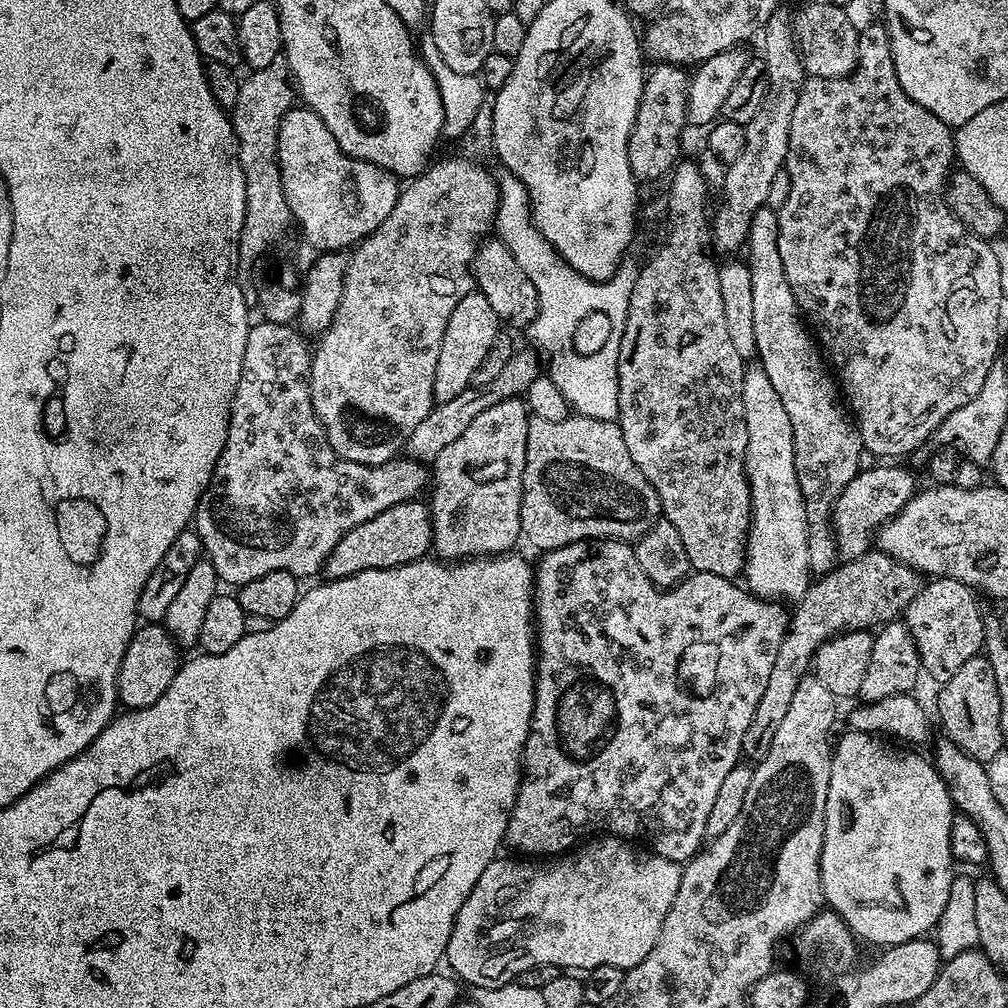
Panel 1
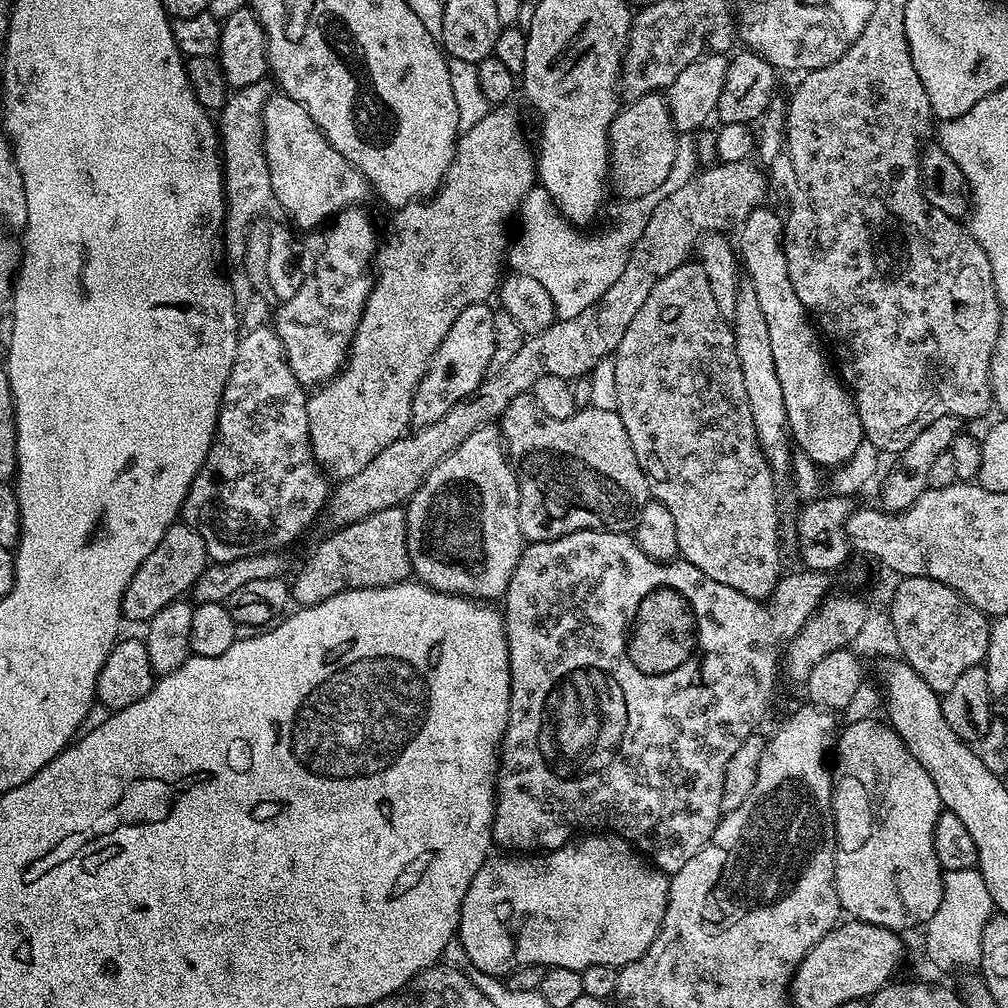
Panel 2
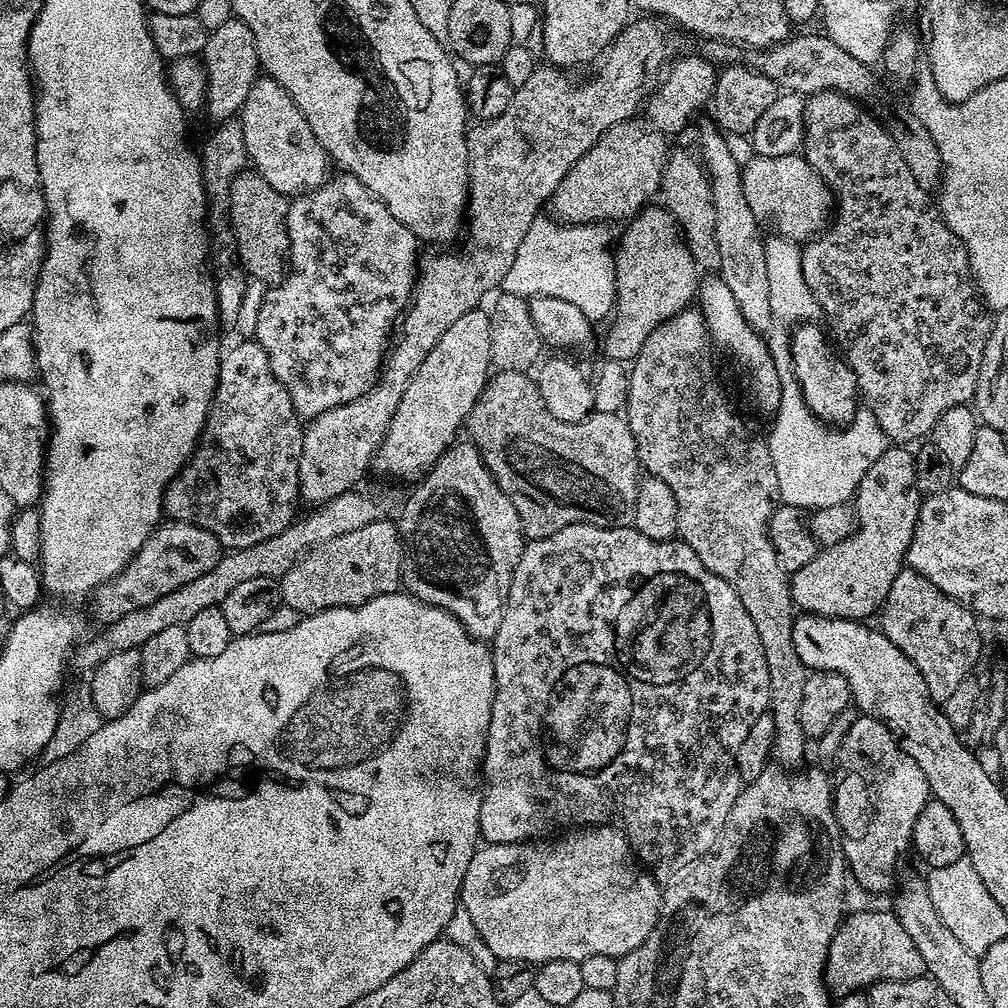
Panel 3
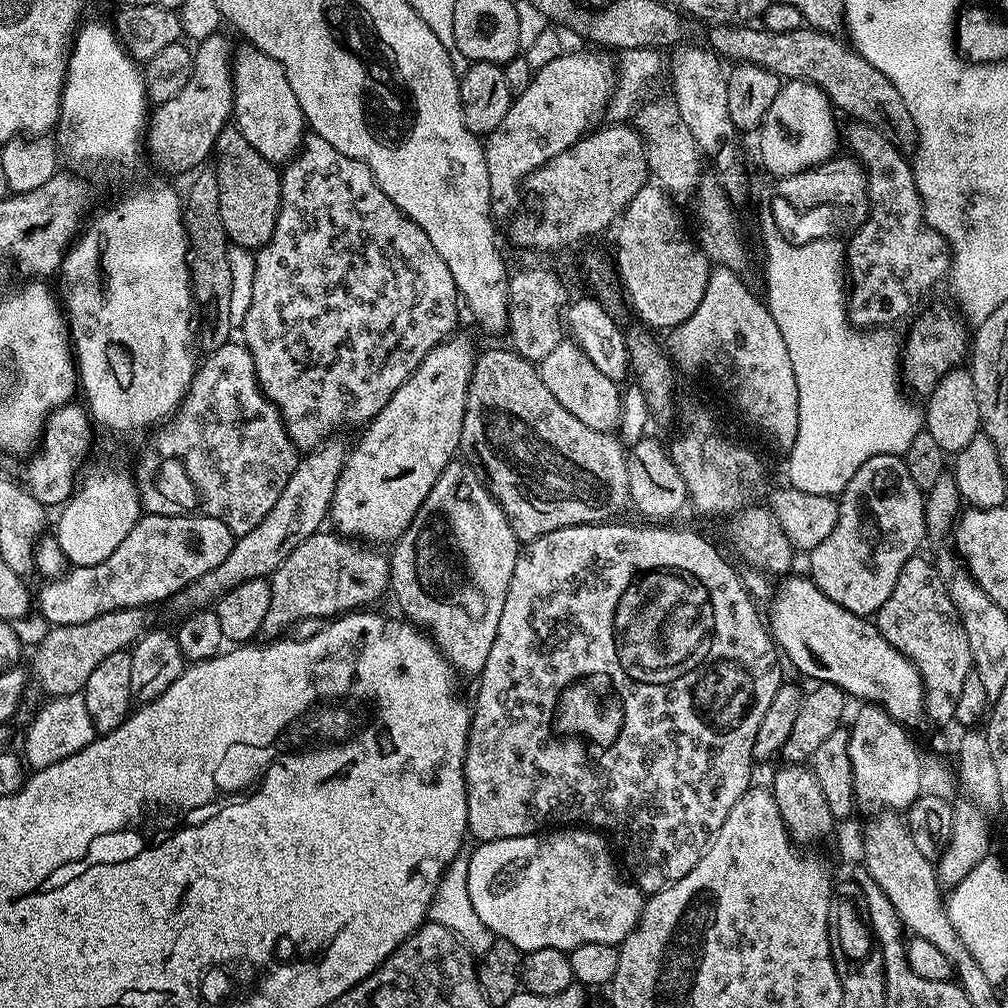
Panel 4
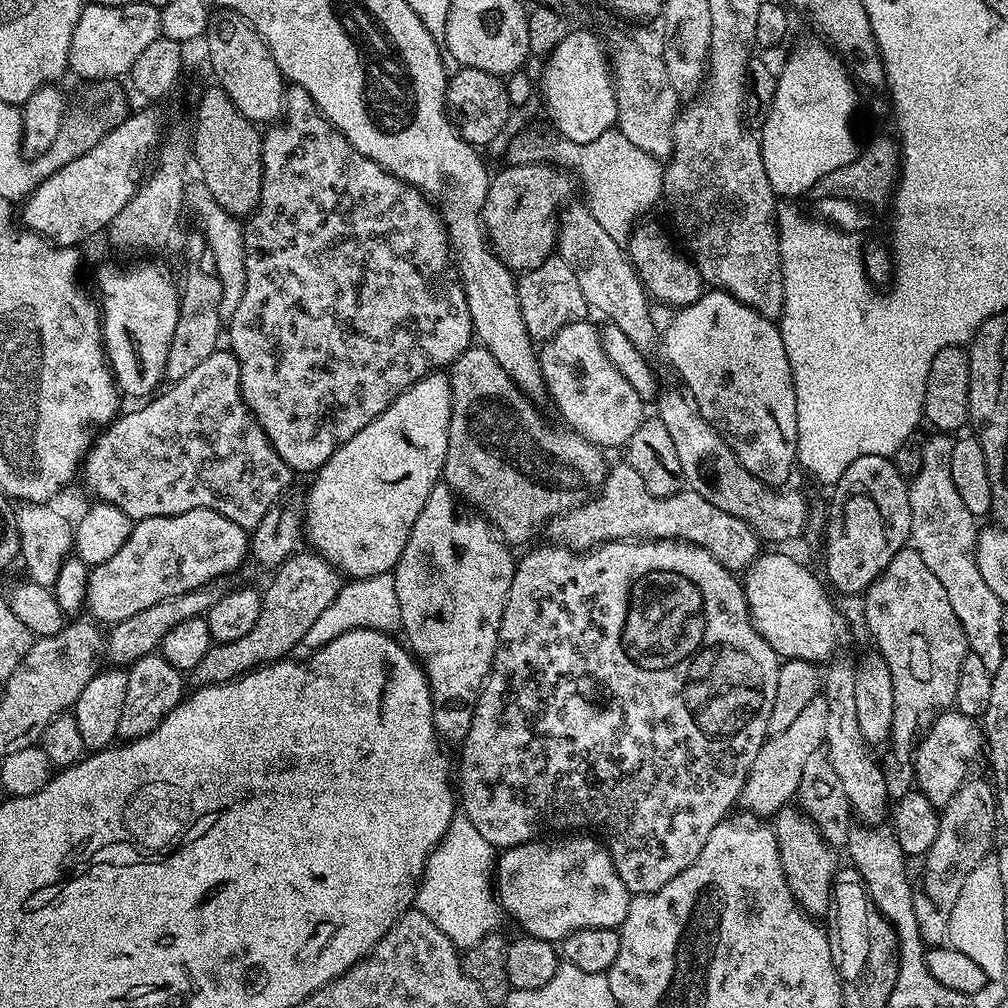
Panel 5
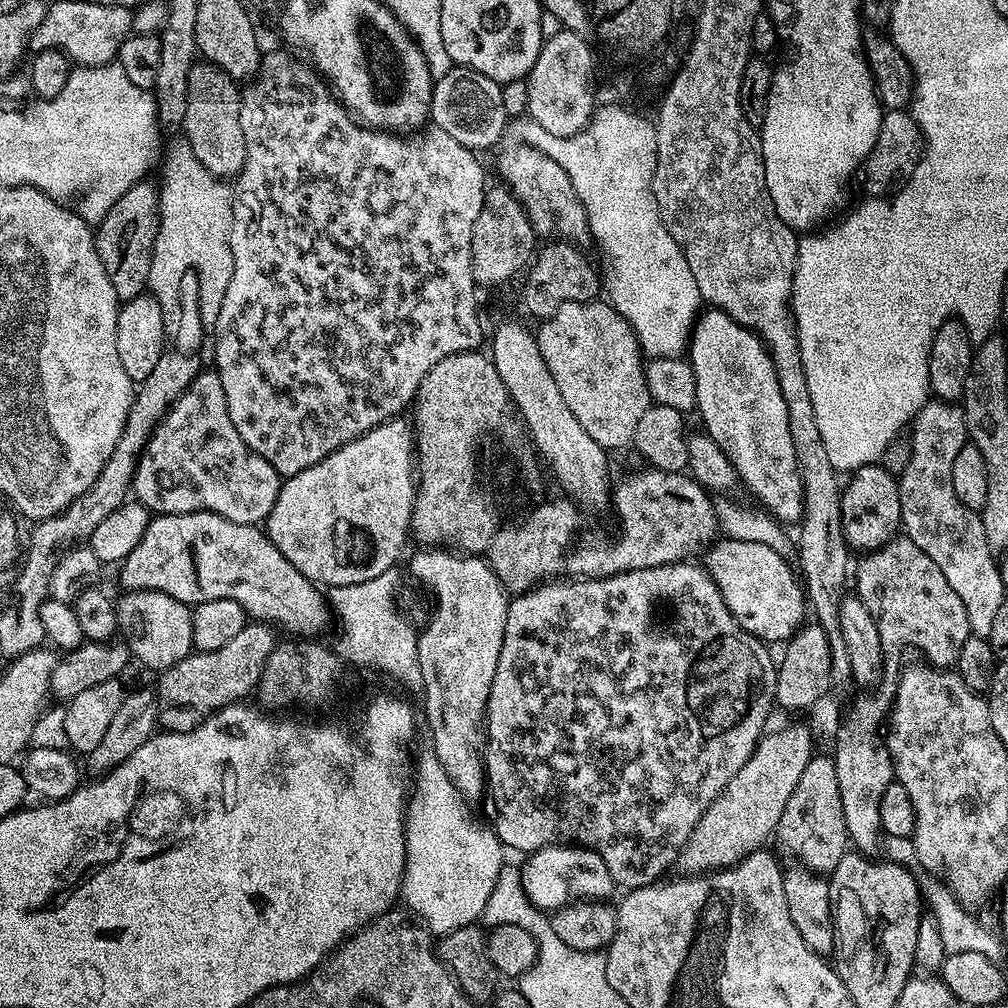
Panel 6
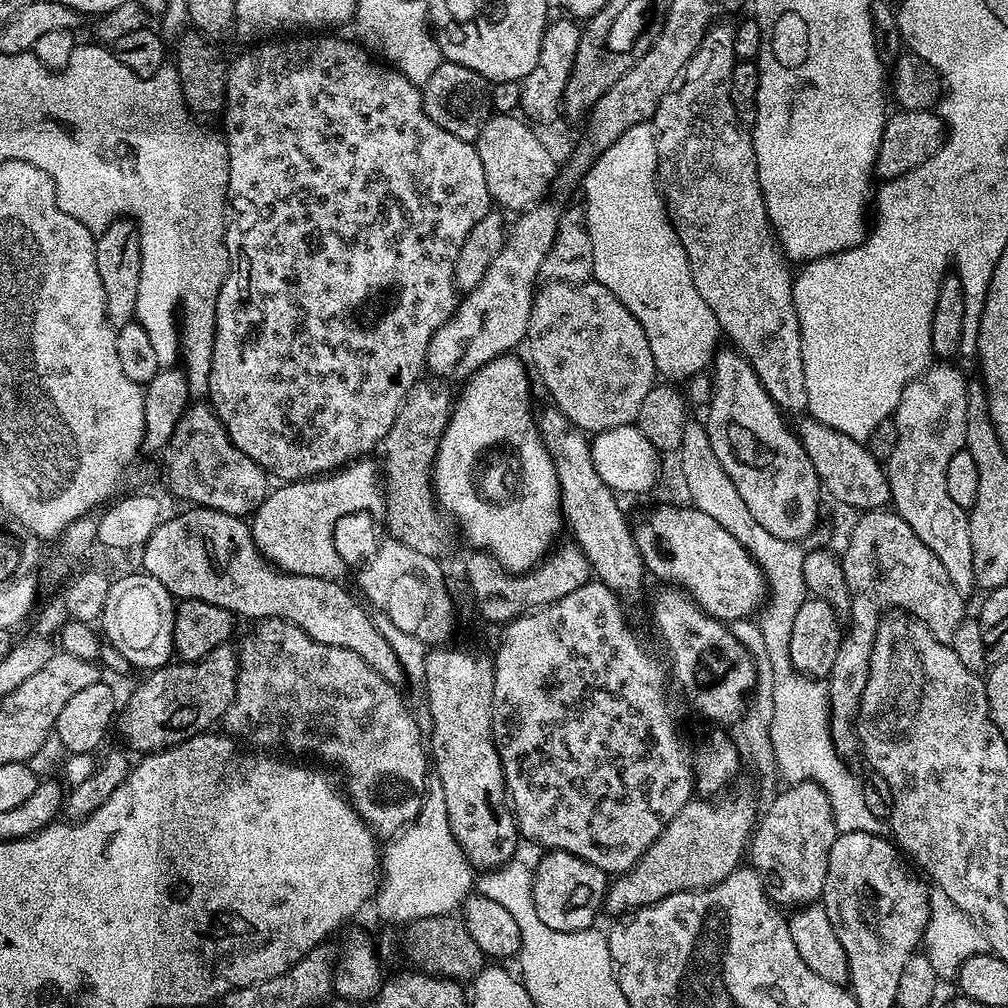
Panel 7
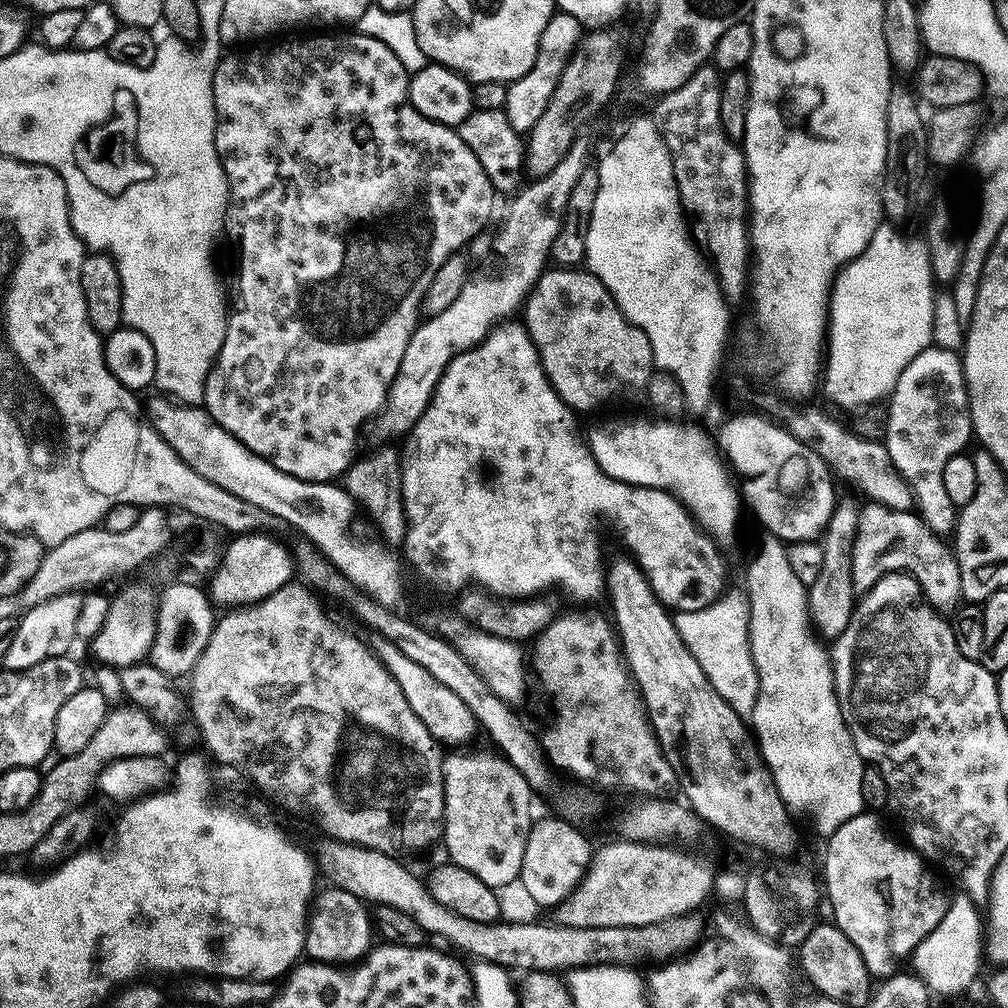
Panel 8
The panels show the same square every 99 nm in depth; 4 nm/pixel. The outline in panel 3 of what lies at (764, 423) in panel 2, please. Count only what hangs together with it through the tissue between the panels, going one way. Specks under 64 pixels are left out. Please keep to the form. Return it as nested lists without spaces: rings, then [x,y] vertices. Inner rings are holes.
[[[715,127],[702,129],[701,152],[698,152],[702,167],[708,173],[712,186],[712,201],[716,211],[714,232],[718,238],[720,259],[718,274],[733,291],[734,302],[738,302],[742,318],[746,318],[746,322],[750,322],[750,326],[757,332],[764,334],[767,333],[767,328],[773,327],[774,324],[770,310],[770,282],[766,279],[765,237],[760,236],[761,221],[757,220],[750,210],[750,202],[746,202],[746,194],[742,190],[741,161],[736,161],[735,154],[728,149],[728,144],[723,138],[725,139]]]

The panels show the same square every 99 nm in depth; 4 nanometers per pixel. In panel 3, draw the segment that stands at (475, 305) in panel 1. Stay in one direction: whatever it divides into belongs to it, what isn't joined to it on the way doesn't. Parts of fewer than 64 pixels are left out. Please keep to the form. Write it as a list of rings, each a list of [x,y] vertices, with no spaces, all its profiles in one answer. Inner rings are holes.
[[[483,307],[471,308],[438,338],[394,410],[388,432],[374,457],[375,471],[416,482],[452,447],[457,439],[456,431],[465,427],[468,411],[478,402],[493,367],[490,322],[489,313]]]

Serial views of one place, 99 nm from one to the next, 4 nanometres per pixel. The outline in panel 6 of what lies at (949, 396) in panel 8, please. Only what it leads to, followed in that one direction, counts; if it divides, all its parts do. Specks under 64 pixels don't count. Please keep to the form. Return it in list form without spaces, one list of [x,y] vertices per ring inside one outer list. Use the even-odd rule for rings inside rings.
[[[929,399],[920,408],[910,425],[913,446],[910,460],[898,477],[900,485],[900,523],[903,535],[930,557],[930,562],[942,570],[954,594],[966,606],[968,631],[973,636],[987,637],[998,606],[1006,599],[1006,586],[1000,577],[1000,566],[992,548],[986,542],[986,530],[979,512],[958,502],[950,474],[958,450],[969,443],[964,409],[959,403]]]

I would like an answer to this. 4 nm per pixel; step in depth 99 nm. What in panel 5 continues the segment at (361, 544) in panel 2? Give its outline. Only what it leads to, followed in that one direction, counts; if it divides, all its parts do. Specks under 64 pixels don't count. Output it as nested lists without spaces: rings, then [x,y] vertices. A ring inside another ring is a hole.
[[[311,550],[293,552],[271,576],[272,581],[268,589],[263,589],[260,598],[260,613],[258,622],[254,622],[254,630],[235,642],[213,643],[206,658],[202,658],[202,662],[198,662],[198,666],[190,673],[191,679],[197,680],[197,685],[225,684],[227,680],[245,676],[253,668],[262,668],[291,657],[295,653],[292,651],[303,645],[306,630],[334,602],[342,587],[341,573]]]

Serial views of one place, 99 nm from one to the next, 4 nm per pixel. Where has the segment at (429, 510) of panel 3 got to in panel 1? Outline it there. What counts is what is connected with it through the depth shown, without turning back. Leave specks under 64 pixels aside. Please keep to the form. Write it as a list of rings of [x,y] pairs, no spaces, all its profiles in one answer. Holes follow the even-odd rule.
[[[523,399],[503,400],[494,406],[490,406],[490,410],[482,410],[482,414],[478,414],[478,418],[474,418],[470,422],[470,426],[466,426],[466,431],[458,437],[455,442],[450,442],[450,446],[446,446],[446,450],[442,450],[436,455],[435,460],[430,464],[430,493],[432,492],[432,500],[430,499],[430,511],[432,513],[432,546],[431,551],[435,553],[439,559],[445,562],[455,562],[458,560],[467,560],[469,558],[483,558],[486,556],[495,556],[497,554],[508,554],[513,551],[512,548],[516,543],[521,543],[522,533],[520,530],[520,507],[522,506],[522,490],[524,489],[524,467],[526,466],[526,434],[528,433],[528,422],[530,413],[528,405]]]

